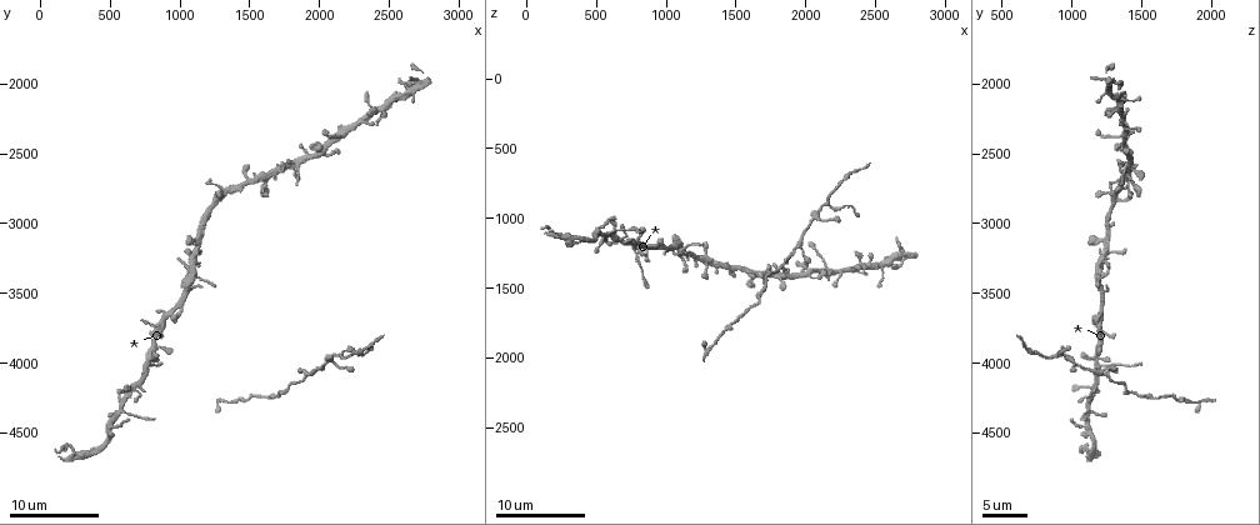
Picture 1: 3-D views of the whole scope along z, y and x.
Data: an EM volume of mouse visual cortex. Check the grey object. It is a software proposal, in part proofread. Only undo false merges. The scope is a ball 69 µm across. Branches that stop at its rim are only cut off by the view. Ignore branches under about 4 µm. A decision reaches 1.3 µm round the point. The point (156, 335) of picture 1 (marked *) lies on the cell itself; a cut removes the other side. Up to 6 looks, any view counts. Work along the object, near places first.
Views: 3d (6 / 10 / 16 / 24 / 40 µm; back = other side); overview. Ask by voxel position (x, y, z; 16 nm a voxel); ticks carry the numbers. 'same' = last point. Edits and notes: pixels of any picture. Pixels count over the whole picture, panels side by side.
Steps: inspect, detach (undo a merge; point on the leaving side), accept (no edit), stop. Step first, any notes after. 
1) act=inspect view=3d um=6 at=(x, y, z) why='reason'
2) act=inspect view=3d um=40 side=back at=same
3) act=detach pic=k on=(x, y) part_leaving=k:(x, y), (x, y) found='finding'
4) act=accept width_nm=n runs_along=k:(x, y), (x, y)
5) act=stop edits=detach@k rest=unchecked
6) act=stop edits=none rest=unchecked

act=inspect view=3d um=10 at=(780, 4020, 1200)

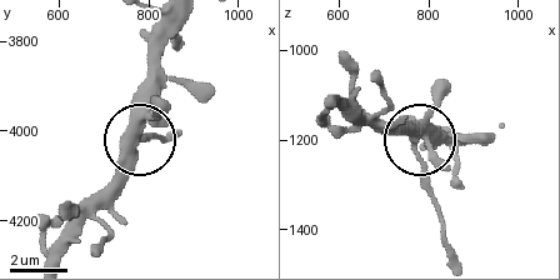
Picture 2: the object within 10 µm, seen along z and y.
act=inspect view=3d um=6 at=(775, 4030, 1205) why='zoom in'

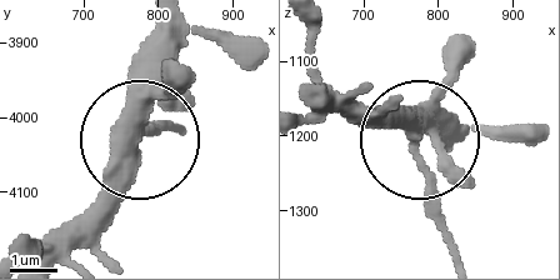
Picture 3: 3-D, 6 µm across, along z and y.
act=accept runs_along=3:(173, 29), (101, 256) found='all the same cell'

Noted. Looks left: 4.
act=inspect view=3d um=16 at=(1920, 4100, 1240) why='thick turns thin'

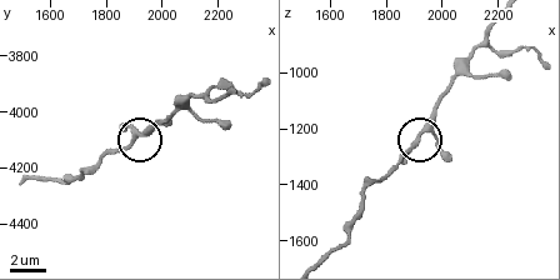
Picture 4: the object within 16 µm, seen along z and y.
act=inspect view=3d um=16 side=back at=(1910, 4070, 1240)

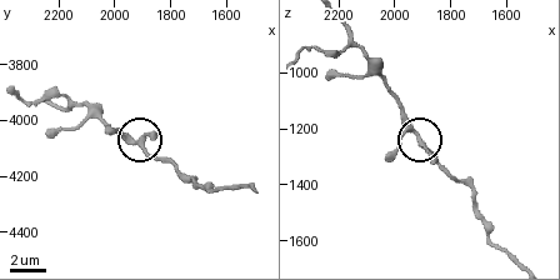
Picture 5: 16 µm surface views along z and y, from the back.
act=accept arms=3 found='one cell here'

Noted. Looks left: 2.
act=inspect view=3d um=16 at=(2180, 3920, 920) why='three arms meet'

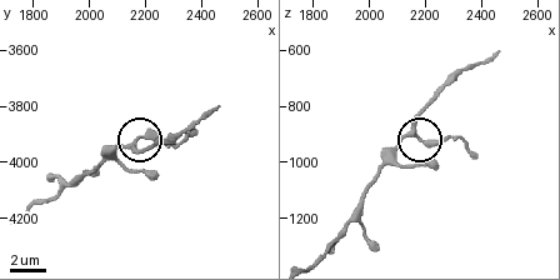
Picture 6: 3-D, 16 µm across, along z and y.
act=accept side_arm_um=5 runs_along=6:(23, 214), (118, 149), (144, 138), (183, 143) found='one cell here'

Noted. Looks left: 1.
act=stop edits=none rest=unchecked

